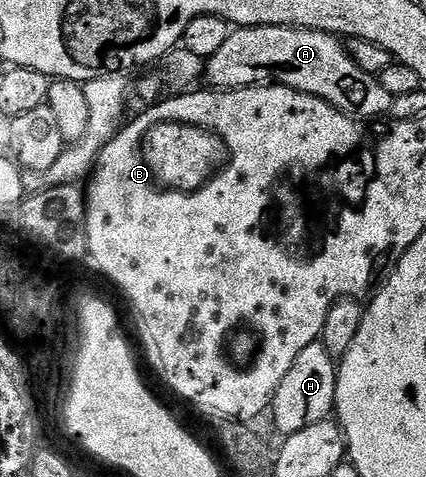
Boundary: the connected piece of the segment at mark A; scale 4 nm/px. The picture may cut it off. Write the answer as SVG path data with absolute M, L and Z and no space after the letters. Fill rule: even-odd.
M271 26L234 27L223 47L209 57L203 76L206 81L209 79L208 87L213 90L251 88L276 82L326 100L332 108L358 118L384 117L394 100L378 77L359 70L338 37L309 28L278 28L275 32ZM273 48L277 48L277 52L273 52Z

